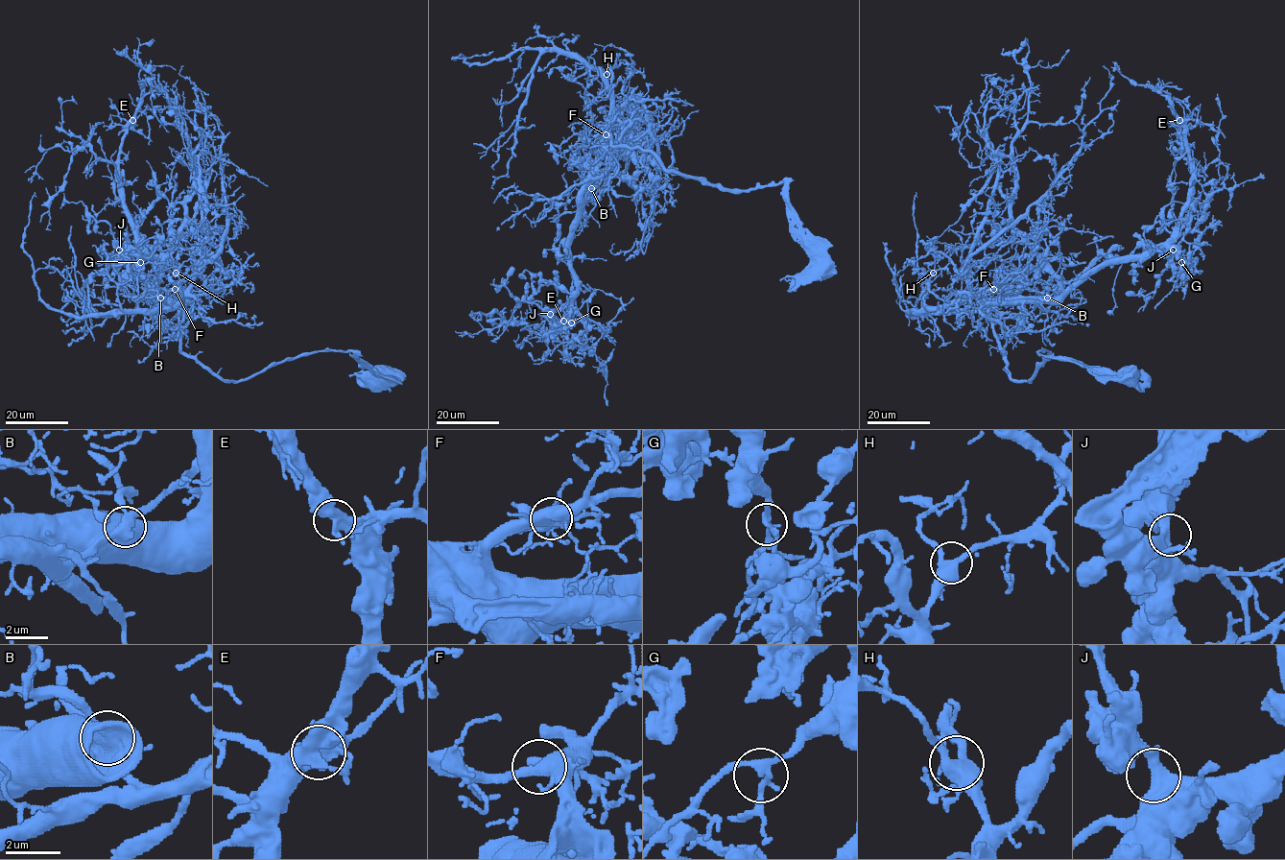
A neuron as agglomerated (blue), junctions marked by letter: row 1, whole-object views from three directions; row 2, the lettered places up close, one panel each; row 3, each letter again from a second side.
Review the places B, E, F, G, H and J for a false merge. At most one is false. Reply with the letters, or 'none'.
none

